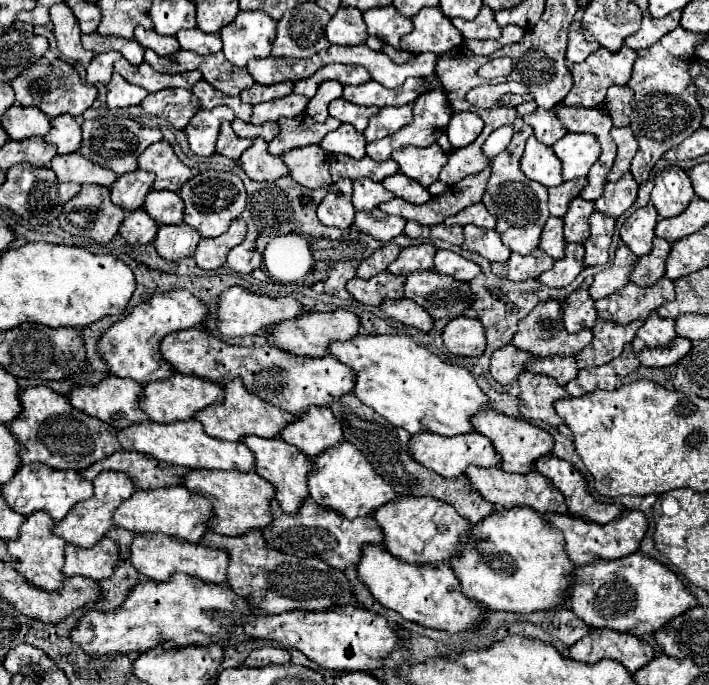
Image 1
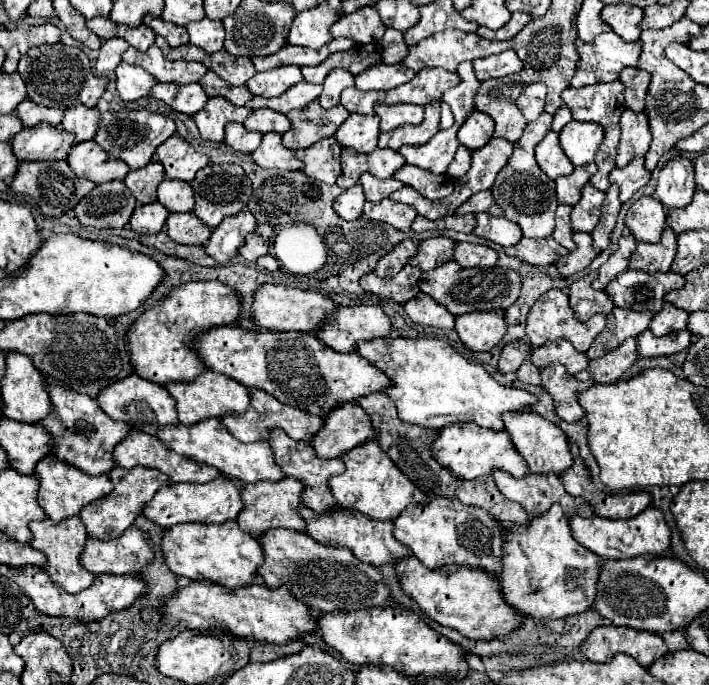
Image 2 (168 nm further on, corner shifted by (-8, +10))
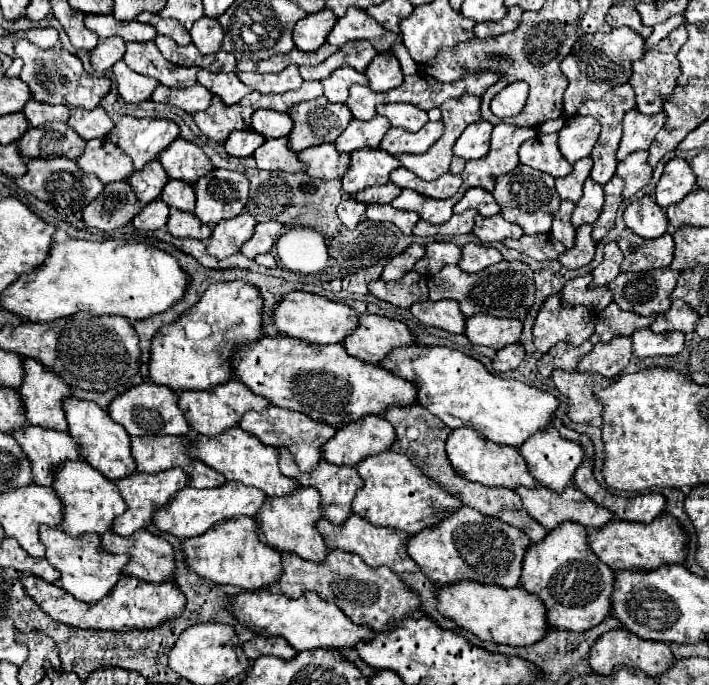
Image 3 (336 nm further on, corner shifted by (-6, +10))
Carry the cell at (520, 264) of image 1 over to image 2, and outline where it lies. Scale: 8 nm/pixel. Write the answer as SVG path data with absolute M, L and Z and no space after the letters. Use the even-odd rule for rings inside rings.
M522 238L516 246L504 250L508 256L516 256L522 262L536 264L536 266L548 266L556 264L560 256L568 254L568 250L554 242L554 238L542 238L542 240L528 240Z

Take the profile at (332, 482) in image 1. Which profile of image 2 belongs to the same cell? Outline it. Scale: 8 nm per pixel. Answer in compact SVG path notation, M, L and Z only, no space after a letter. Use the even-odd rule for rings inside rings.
M364 442L354 450L348 450L340 456L346 470L330 478L330 490L336 502L346 510L362 512L374 520L394 520L408 504L424 504L428 502L426 494L418 490L396 466L390 458L380 450L376 442Z

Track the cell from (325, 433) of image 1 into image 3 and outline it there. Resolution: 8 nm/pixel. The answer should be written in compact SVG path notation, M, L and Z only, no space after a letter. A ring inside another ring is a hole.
M364 418L354 426L344 426L336 436L322 446L322 458L336 466L356 466L368 456L390 450L396 442L396 432L386 418Z

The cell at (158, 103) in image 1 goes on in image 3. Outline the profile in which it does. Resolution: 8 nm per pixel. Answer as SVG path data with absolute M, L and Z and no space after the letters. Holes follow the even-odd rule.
M194 84L194 86L188 86L188 88L158 86L156 92L152 94L152 100L162 102L162 104L172 104L172 106L178 106L178 108L194 114L194 112L206 110L210 106L212 94L200 84Z

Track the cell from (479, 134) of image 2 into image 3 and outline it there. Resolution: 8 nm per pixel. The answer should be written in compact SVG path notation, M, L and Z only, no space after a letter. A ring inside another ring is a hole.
M486 120L470 124L460 138L454 144L454 154L464 158L464 160L478 160L484 158L490 150L490 134L492 134L492 124Z

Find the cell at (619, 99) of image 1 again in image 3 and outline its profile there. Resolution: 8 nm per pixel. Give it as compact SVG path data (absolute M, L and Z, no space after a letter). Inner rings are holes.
M682 24L670 36L666 36L662 42L648 48L642 62L634 62L634 74L630 78L630 86L636 92L636 106L638 106L638 110L642 114L658 114L658 112L662 112L662 104L664 104L666 97L673 93L676 79L680 74L680 64L676 60L676 54L680 50L680 46L686 42L686 38L688 38L686 26Z

